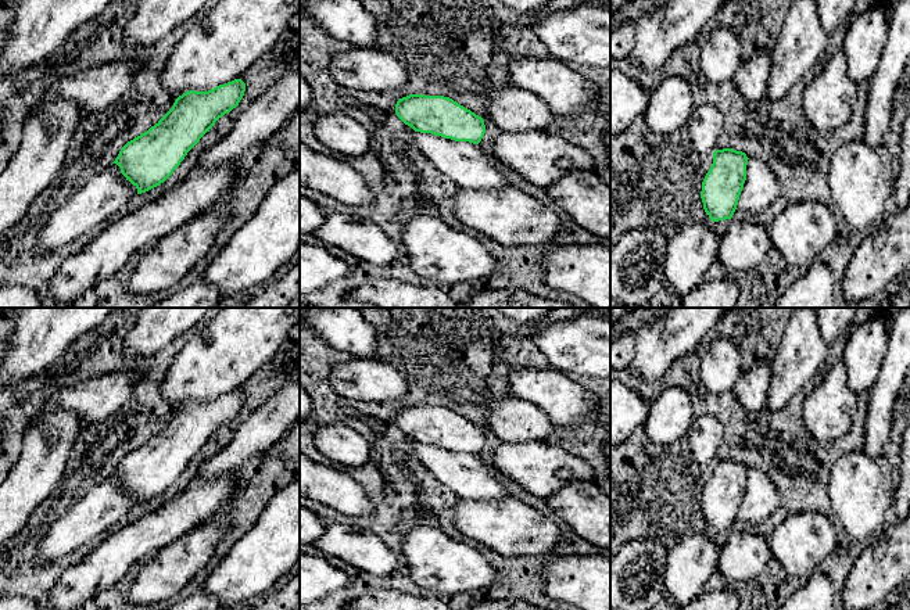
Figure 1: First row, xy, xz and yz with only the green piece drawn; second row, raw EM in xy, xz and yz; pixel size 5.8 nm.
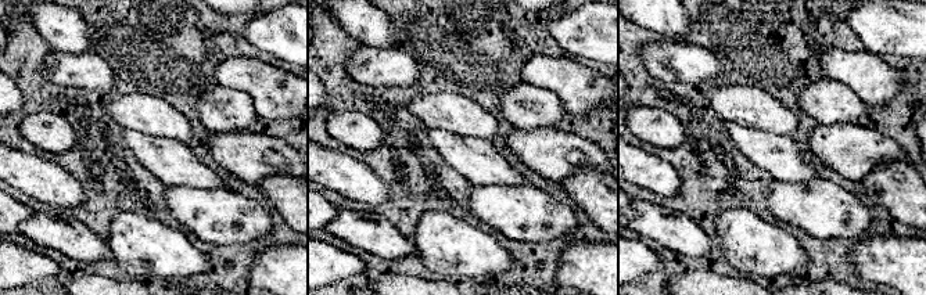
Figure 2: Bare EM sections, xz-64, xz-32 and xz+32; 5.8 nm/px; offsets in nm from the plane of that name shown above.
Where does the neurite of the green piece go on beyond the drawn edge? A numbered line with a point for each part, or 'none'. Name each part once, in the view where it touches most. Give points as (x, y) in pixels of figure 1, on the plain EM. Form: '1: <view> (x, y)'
none

